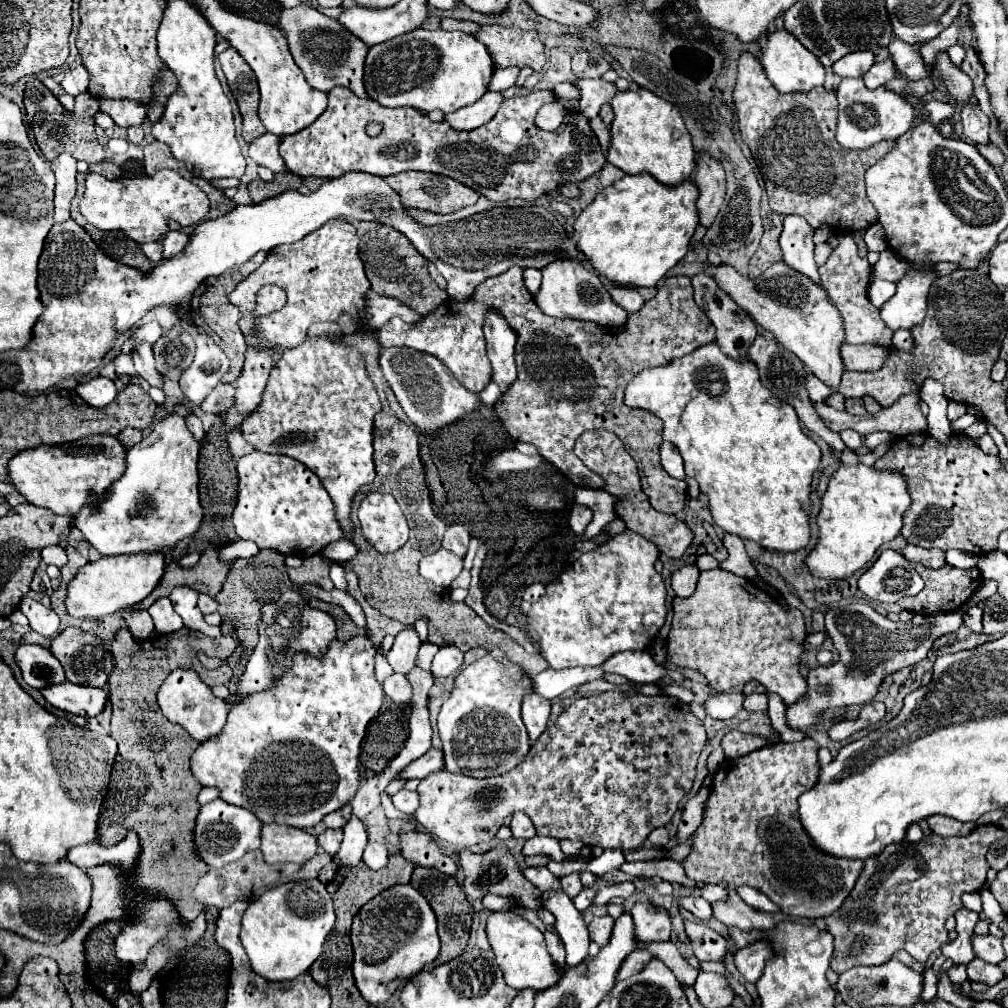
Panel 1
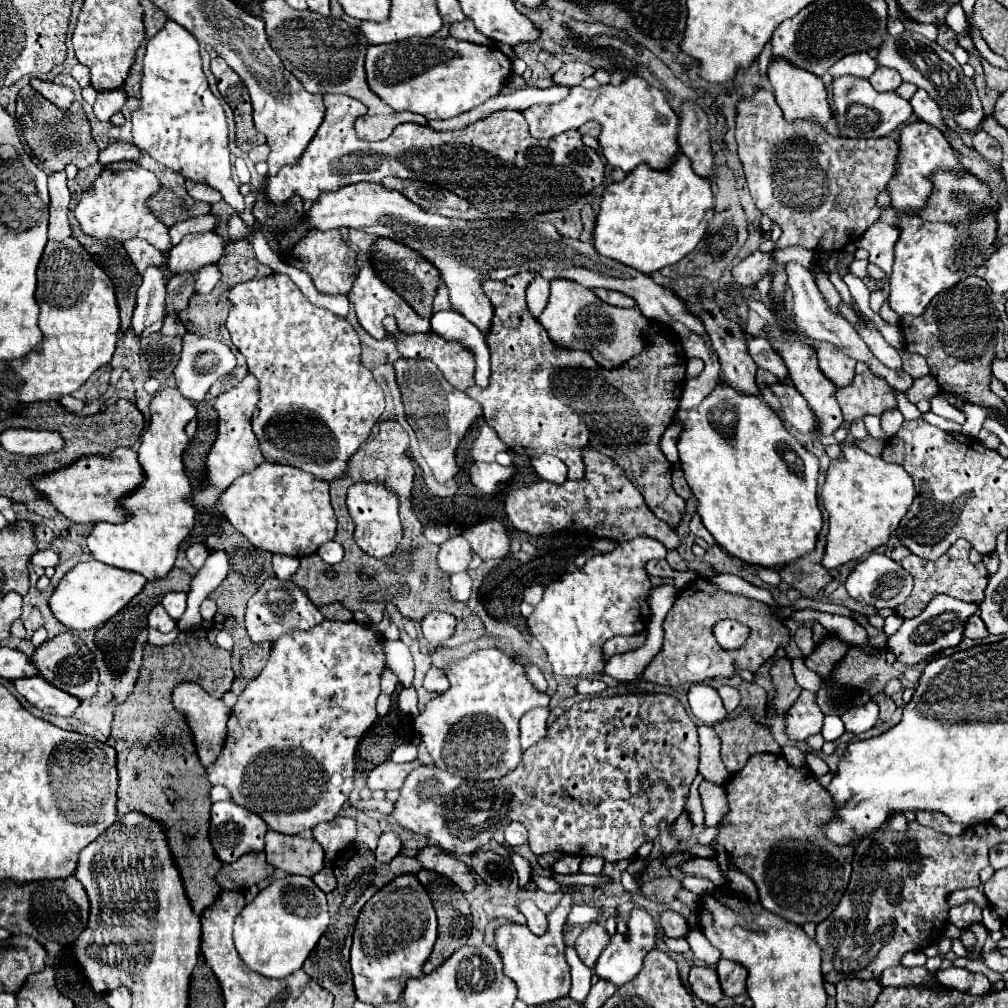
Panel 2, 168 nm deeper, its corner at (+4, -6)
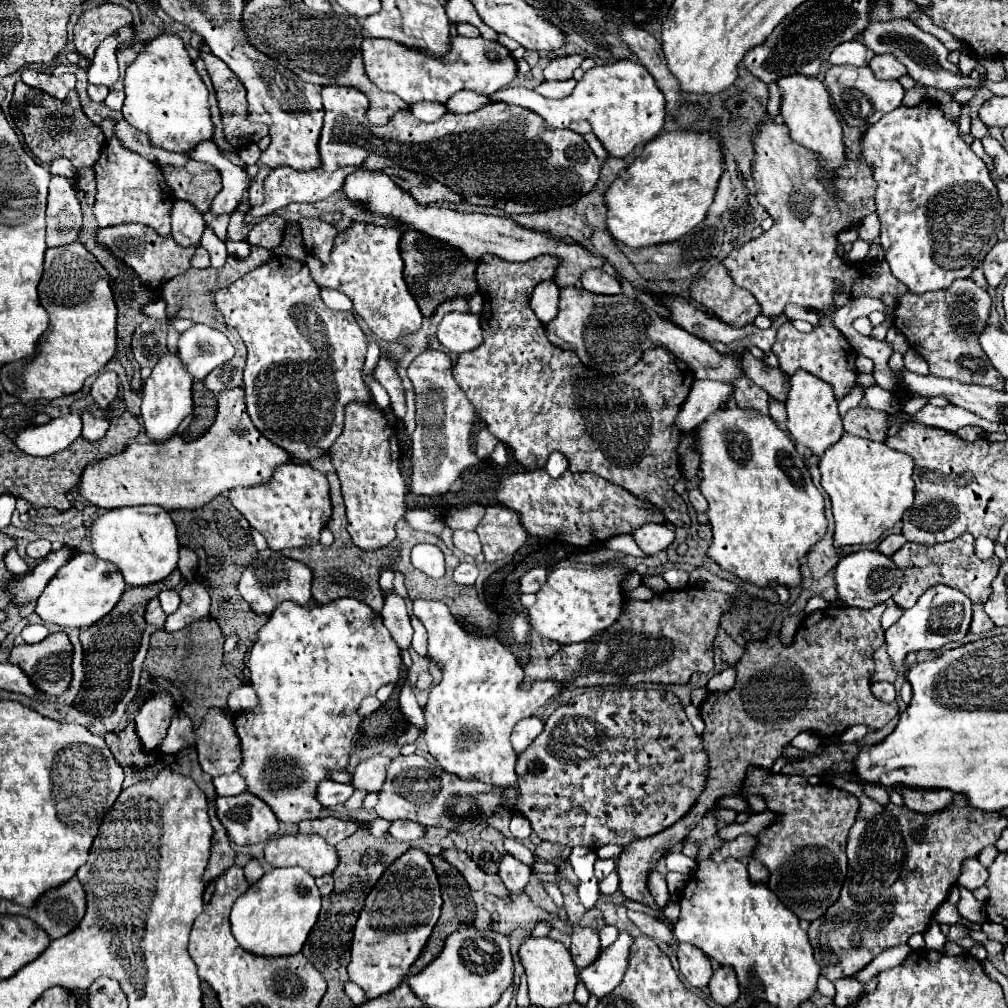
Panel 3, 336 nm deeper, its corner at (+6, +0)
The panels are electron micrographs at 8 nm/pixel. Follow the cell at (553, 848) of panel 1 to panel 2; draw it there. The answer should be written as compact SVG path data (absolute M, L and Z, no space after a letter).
M561 856L555 864L553 864L553 872L557 874L575 874L579 870L579 856Z

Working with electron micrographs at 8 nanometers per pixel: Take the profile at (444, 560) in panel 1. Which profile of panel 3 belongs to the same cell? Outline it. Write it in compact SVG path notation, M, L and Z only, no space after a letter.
M455 530L453 534L453 544L469 554L469 556L477 556L481 552L481 540L477 536L477 532L467 532L467 530Z

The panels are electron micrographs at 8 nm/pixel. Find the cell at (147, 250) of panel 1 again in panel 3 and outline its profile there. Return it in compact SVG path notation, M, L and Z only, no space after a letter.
M117 224L117 226L109 226L109 228L99 228L95 240L103 248L107 248L113 256L123 260L129 268L133 268L133 272L139 276L141 284L145 284L151 290L159 290L159 288L163 288L165 282L183 274L191 266L193 252L197 250L197 246L181 248L173 240L171 234L157 236L157 232L153 232L153 228L149 228L145 224Z

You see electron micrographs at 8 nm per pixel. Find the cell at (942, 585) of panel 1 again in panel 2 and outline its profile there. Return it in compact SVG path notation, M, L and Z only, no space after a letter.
M957 540L941 558L937 560L925 560L925 558L919 558L919 556L909 556L901 562L901 566L913 576L915 580L915 586L913 586L913 592L911 596L907 598L905 604L899 604L895 608L895 612L901 616L901 618L913 618L913 616L919 616L925 608L927 608L927 602L931 602L931 598L935 594L947 594L947 596L953 596L953 598L959 598L963 602L983 602L983 592L987 588L987 582L989 582L989 576L987 576L987 570L985 566L979 562L979 564L971 564L969 562L969 542L965 540Z

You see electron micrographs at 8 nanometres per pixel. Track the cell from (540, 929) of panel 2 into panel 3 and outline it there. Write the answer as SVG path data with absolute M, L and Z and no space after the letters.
M505 852L499 864L499 876L509 892L521 892L529 882L531 868L525 866L521 860L509 856L509 852Z

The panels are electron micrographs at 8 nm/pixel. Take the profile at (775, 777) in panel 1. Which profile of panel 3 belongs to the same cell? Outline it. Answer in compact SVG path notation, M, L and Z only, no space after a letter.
M759 768L749 770L749 774L743 782L741 794L743 796L747 796L747 794L765 796L767 808L781 816L779 822L771 824L767 830L763 830L759 834L759 846L753 852L753 858L761 860L771 872L769 888L777 894L777 898L797 918L813 922L815 918L823 916L825 910L839 898L839 892L841 892L841 886L843 886L843 880L845 880L845 874L847 874L845 844L847 844L849 828L853 826L857 810L859 810L859 800L845 790L835 790L835 788L825 786L825 784L811 786L801 776L785 776L785 774L771 776L769 770L759 770Z

